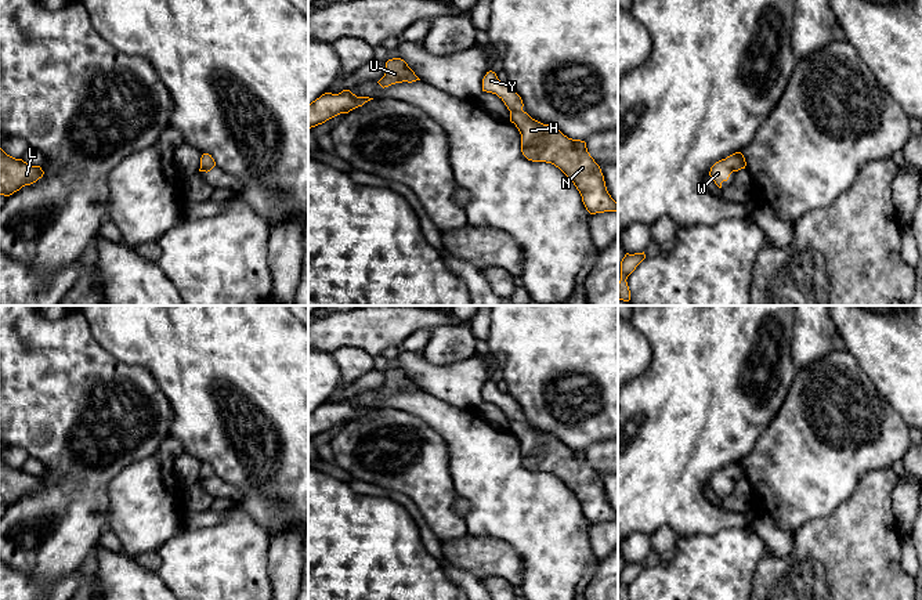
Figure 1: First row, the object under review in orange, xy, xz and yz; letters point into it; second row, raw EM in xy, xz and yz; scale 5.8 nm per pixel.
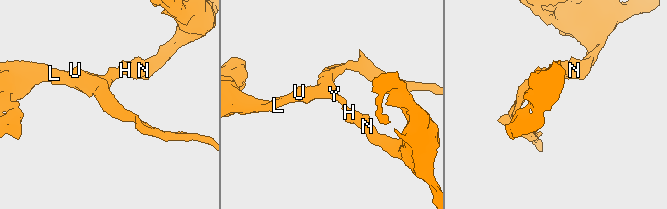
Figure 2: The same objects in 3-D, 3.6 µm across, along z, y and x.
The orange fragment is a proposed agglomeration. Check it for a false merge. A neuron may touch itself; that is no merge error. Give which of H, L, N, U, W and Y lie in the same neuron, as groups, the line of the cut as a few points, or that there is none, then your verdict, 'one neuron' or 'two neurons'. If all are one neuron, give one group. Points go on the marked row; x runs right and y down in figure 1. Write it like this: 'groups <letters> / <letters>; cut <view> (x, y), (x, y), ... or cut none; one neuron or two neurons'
groups H L N U W Y; cut none; one neuron

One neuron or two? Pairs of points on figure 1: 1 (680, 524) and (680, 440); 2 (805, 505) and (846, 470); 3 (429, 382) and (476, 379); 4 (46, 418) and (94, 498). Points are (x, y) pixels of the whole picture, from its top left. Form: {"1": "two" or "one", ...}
{"1": "one", "2": "one", "3": "one", "4": "one"}

